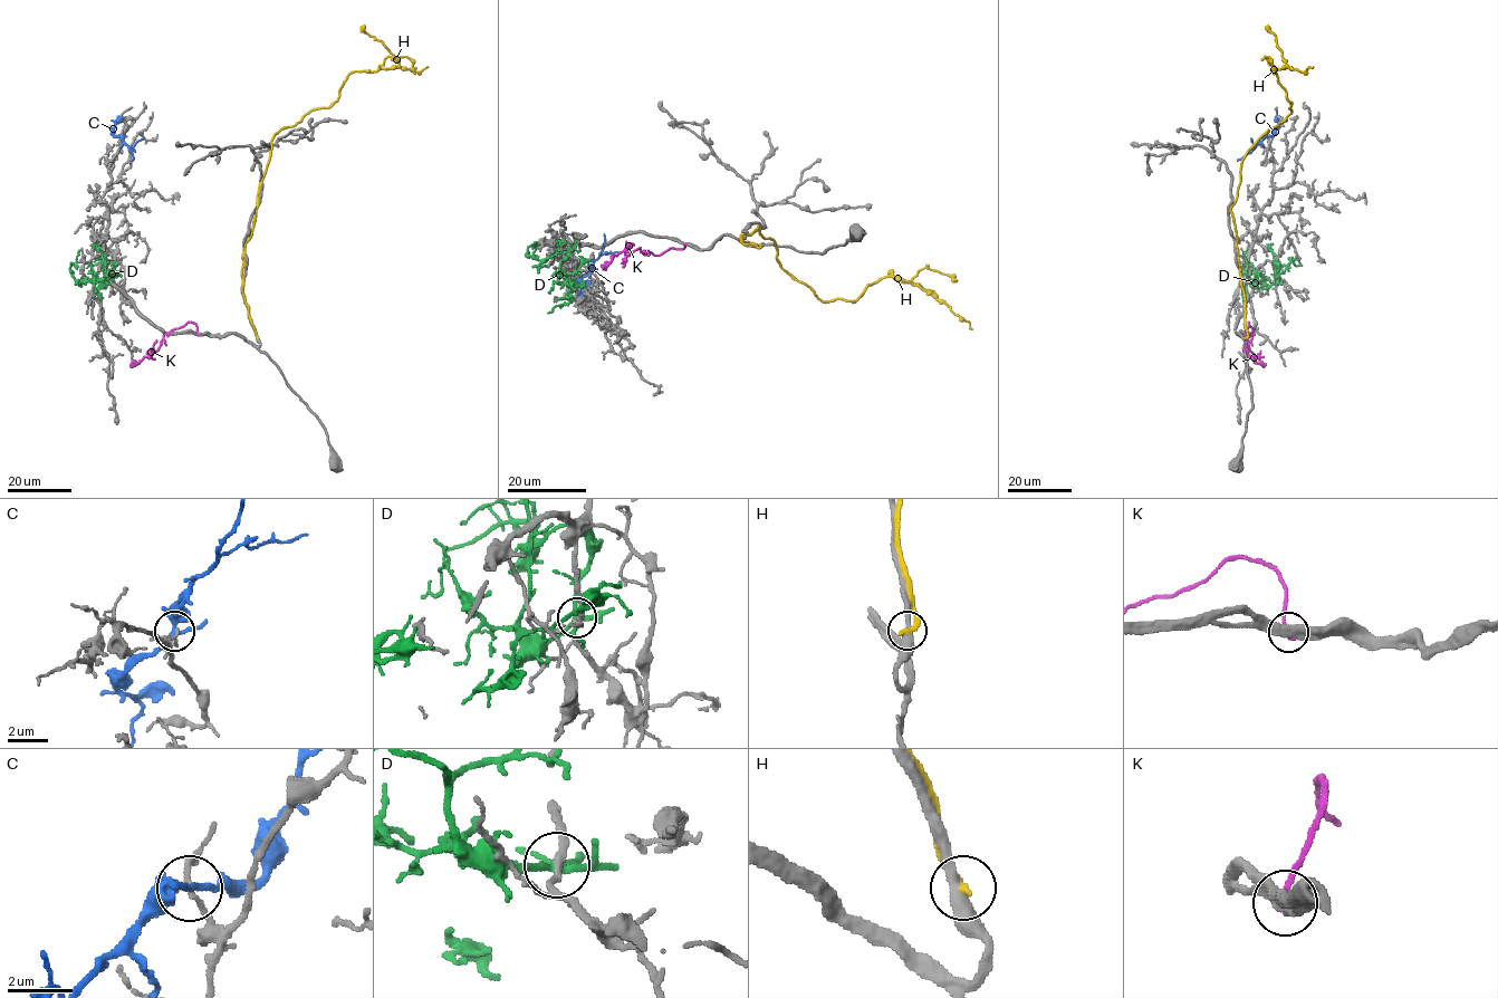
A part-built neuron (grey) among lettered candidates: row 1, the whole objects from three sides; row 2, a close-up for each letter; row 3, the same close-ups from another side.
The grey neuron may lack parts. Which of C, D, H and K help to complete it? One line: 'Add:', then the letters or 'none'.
Add: none

